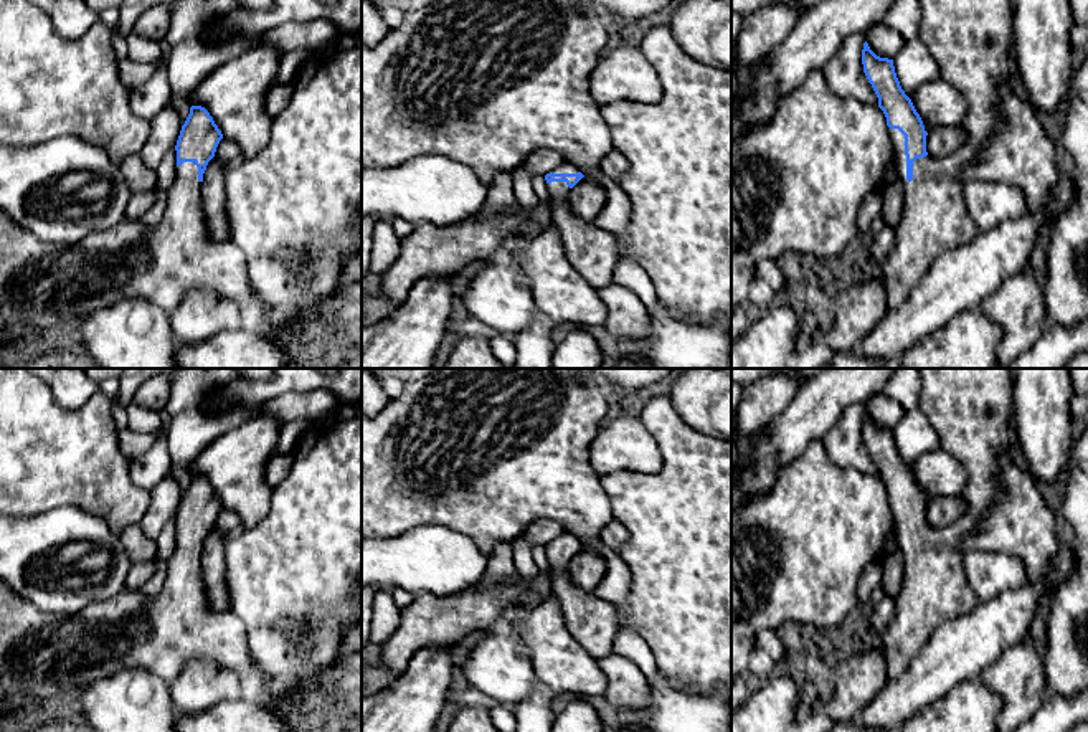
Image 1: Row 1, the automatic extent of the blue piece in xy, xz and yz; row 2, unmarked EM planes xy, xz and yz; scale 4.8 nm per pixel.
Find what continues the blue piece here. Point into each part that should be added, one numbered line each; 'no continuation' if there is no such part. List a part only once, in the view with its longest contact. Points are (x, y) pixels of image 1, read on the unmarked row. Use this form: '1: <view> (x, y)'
1: yz (971, 410)

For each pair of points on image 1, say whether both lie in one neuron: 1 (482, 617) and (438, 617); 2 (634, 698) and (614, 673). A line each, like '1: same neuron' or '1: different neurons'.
1: same neuron
2: same neuron

